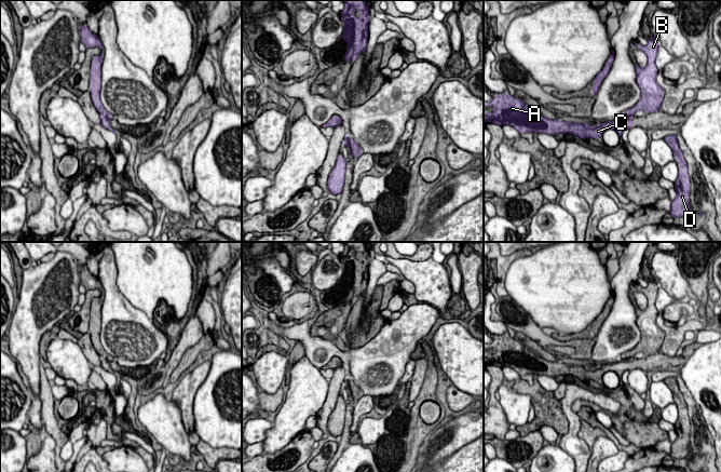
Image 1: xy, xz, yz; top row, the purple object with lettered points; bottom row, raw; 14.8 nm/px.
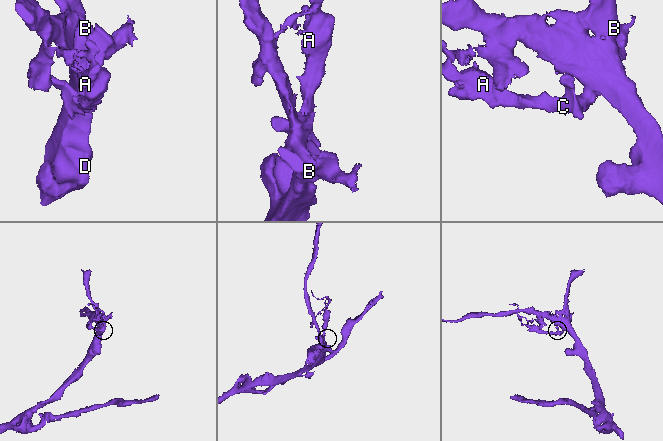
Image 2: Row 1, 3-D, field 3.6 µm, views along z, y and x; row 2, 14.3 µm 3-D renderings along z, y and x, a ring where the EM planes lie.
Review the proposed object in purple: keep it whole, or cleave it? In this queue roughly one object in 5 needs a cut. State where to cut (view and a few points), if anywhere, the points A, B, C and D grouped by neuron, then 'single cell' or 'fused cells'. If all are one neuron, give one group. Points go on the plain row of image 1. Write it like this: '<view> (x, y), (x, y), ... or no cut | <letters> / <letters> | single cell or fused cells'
xy (101, 358), (109, 362) | A C / B D | fused cells

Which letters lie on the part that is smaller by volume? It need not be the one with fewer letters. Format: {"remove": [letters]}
{"remove": ["A", "C"]}

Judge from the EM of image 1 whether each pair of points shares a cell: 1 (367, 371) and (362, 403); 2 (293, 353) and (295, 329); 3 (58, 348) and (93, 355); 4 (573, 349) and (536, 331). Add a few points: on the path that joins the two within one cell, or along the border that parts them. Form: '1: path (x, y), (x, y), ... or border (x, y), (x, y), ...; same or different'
1: border (364, 394), (369, 394), (372, 398); different
2: border (297, 340), (302, 344), (304, 355); different
3: border (76, 342), (91, 364); different
4: path (563, 346), (553, 346), (545, 340); same

